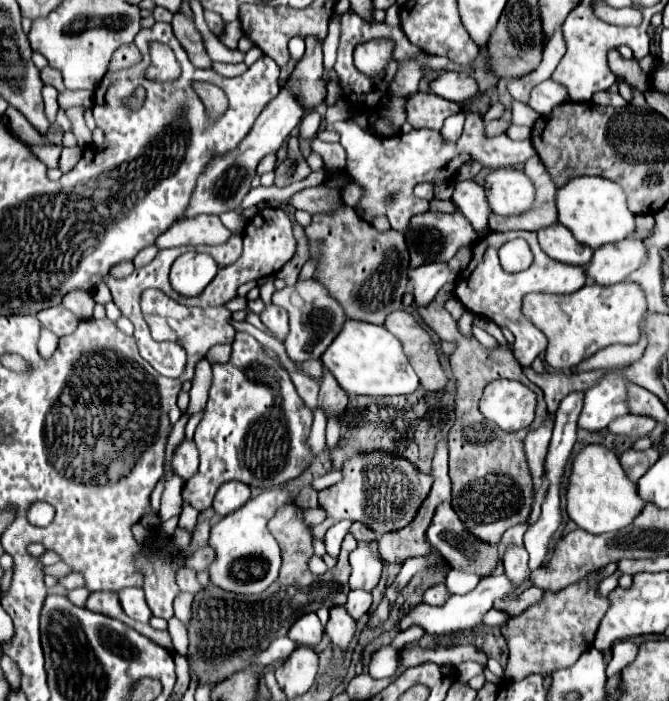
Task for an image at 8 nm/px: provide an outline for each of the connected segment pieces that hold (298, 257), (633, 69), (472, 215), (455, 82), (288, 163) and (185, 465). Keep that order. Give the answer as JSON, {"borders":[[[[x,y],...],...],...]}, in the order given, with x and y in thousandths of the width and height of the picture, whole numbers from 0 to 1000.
{"borders":[[[[425,291],[425,294],[419,294],[419,297],[425,297],[425,302],[433,308],[436,322],[439,322],[439,337],[442,337],[442,345],[445,345],[445,351],[442,351],[442,362],[436,365],[436,371],[433,371],[430,377],[425,377],[425,379],[413,388],[413,394],[422,397],[422,399],[433,408],[433,405],[439,405],[439,402],[445,399],[448,382],[451,382],[454,374],[460,371],[463,359],[457,357],[457,334],[454,334],[454,325],[451,325],[451,322],[442,317],[442,311],[439,311],[439,294]]],[[[912,71],[909,88],[912,88],[915,103],[924,111],[933,111],[945,126],[954,126],[960,131],[969,128],[969,108],[957,100],[957,94],[954,94],[951,86],[933,86],[924,71]]],[[[709,257],[685,260],[676,277],[676,288],[697,308],[697,314],[709,322],[712,331],[720,331],[729,325],[732,294],[726,288],[726,280],[717,262],[712,262]]],[[[667,100],[652,114],[643,117],[643,131],[655,134],[667,143],[676,143],[676,146],[697,146],[712,137],[714,120],[706,108],[700,108],[694,103]]],[[[433,197],[430,200],[430,220],[428,225],[410,240],[410,262],[416,268],[422,265],[430,265],[436,260],[445,260],[451,254],[457,254],[463,248],[463,240],[448,217],[448,208],[445,208],[445,197]]],[[[275,625],[254,656],[254,673],[266,676],[272,685],[281,685],[284,679],[290,679],[296,673],[296,642],[293,633],[281,625]]]]}

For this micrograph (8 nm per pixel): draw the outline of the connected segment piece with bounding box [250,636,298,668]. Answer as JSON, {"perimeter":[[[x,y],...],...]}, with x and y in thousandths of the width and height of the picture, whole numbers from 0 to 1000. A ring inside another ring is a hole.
{"perimeter":[[[416,910],[416,913],[410,913],[398,927],[392,927],[392,930],[386,930],[377,942],[374,942],[374,950],[377,947],[389,947],[389,950],[401,950],[401,947],[407,947],[407,944],[413,944],[413,942],[422,942],[422,939],[430,939],[439,927],[442,927],[442,922],[445,919],[439,919],[439,913],[433,913],[433,910]]]}

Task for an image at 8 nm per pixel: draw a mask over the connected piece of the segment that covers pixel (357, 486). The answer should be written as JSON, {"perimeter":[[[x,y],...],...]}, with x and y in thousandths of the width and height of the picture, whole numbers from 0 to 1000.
{"perimeter":[[[571,645],[529,650],[514,662],[511,676],[514,682],[505,690],[475,702],[478,719],[487,728],[487,740],[471,750],[466,760],[478,770],[484,770],[489,756],[508,742],[541,745],[565,762],[610,750],[646,696],[646,679],[625,673],[625,668],[619,668],[613,659],[595,656]]]}

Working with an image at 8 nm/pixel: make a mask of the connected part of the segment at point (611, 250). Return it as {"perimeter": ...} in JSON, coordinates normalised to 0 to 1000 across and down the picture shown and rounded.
{"perimeter":[[[939,337],[936,342],[891,354],[882,377],[876,377],[876,394],[897,408],[912,408],[936,399],[936,394],[948,388],[948,382],[960,379],[963,371],[963,348]]]}

